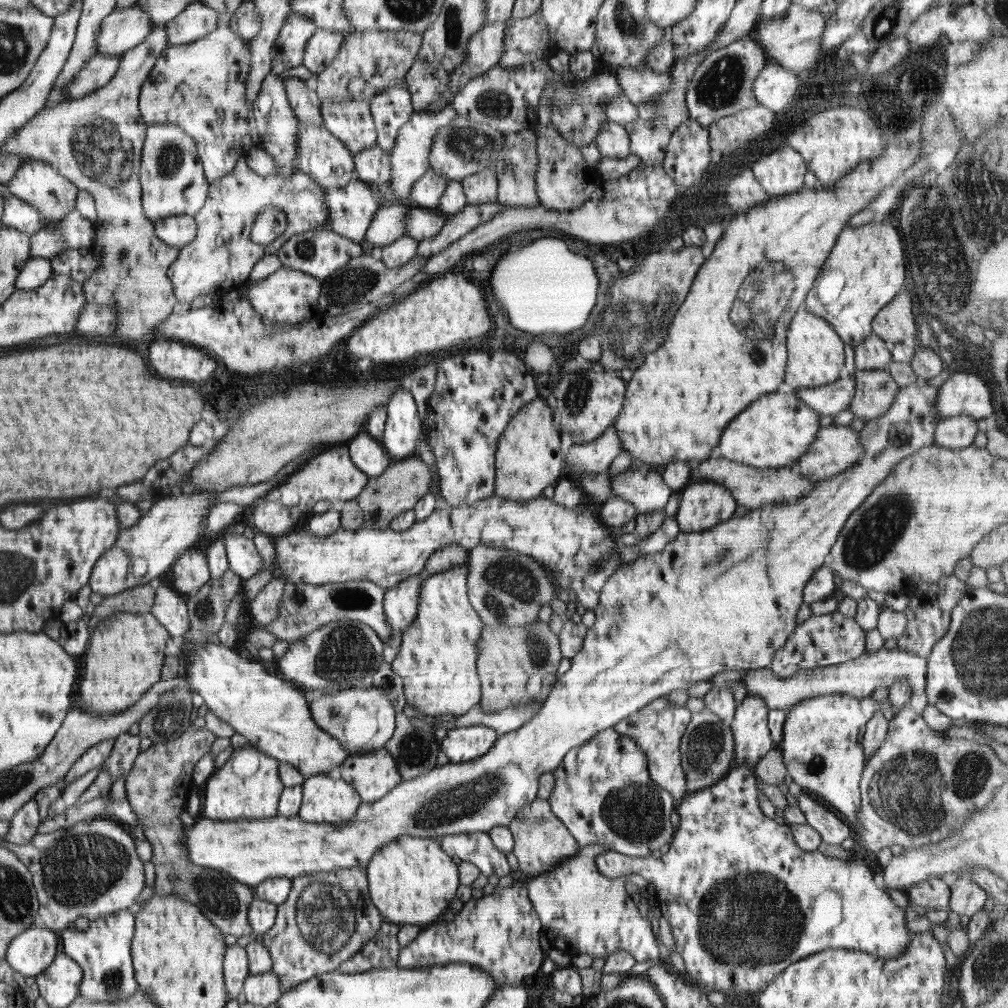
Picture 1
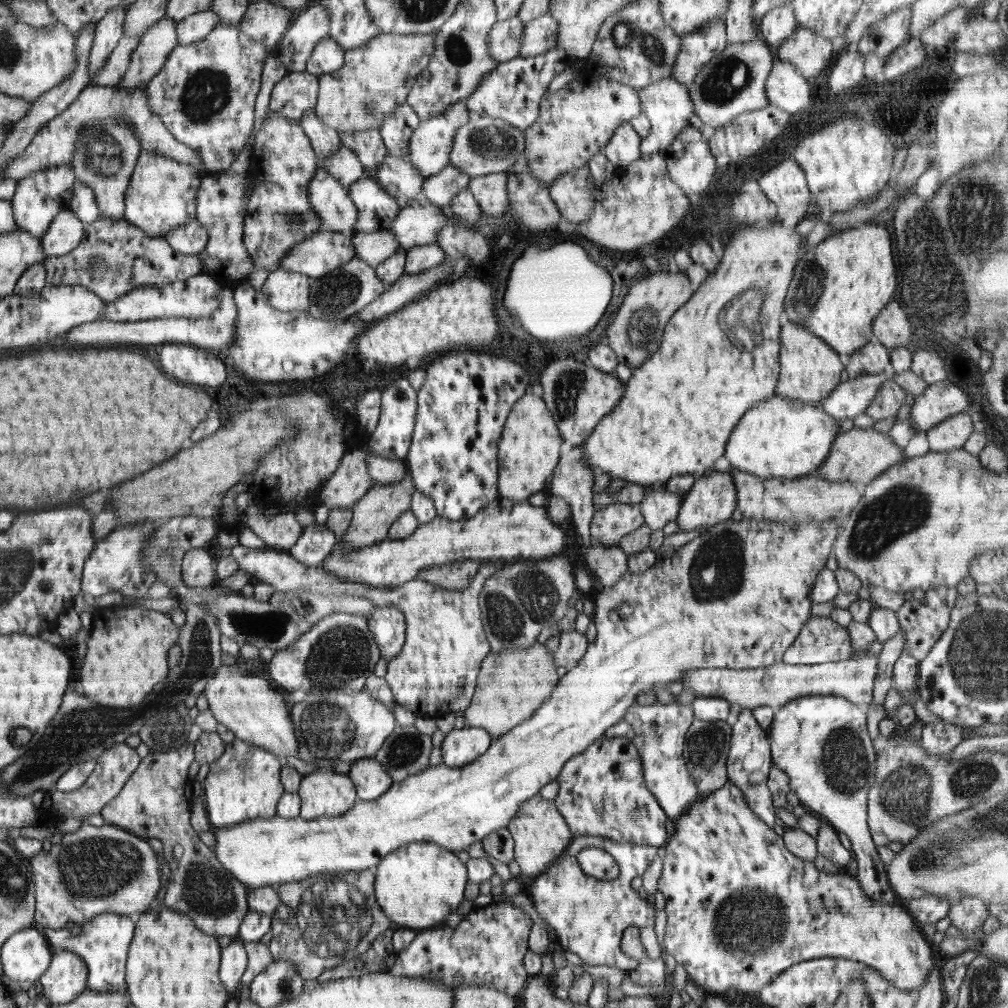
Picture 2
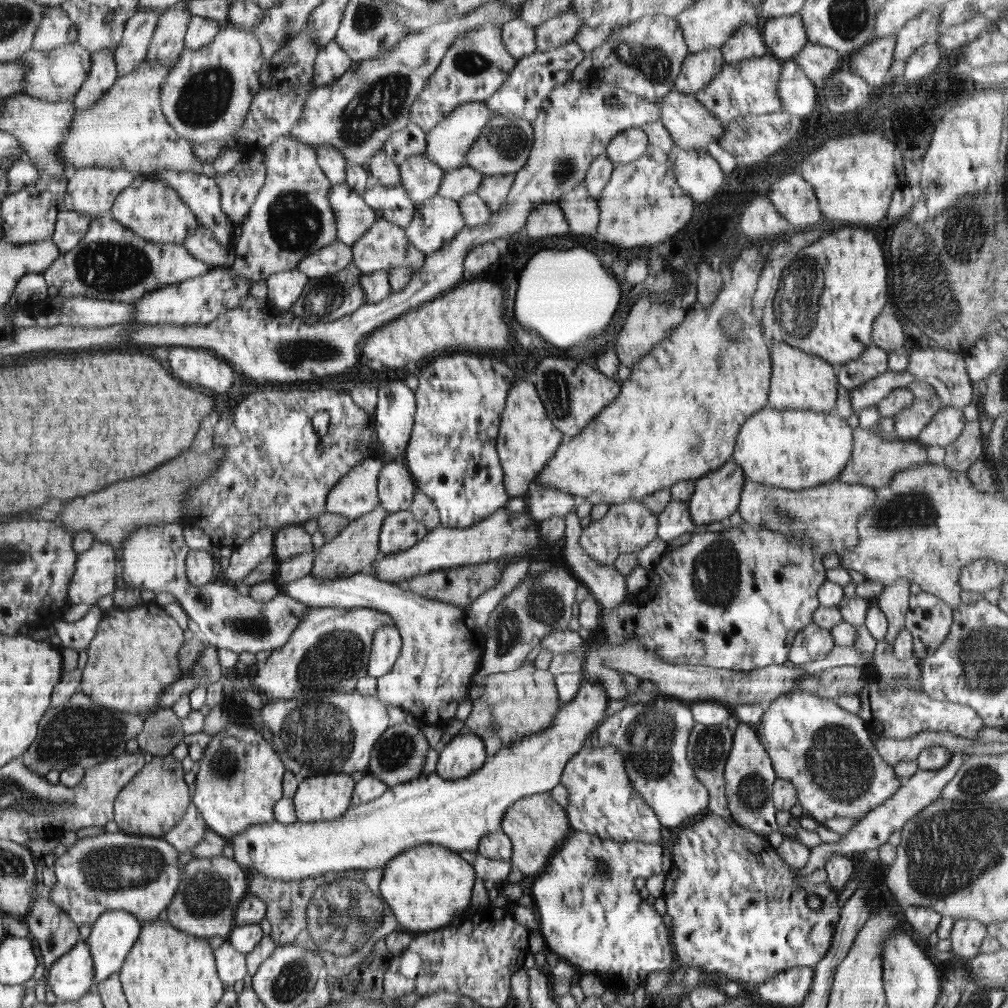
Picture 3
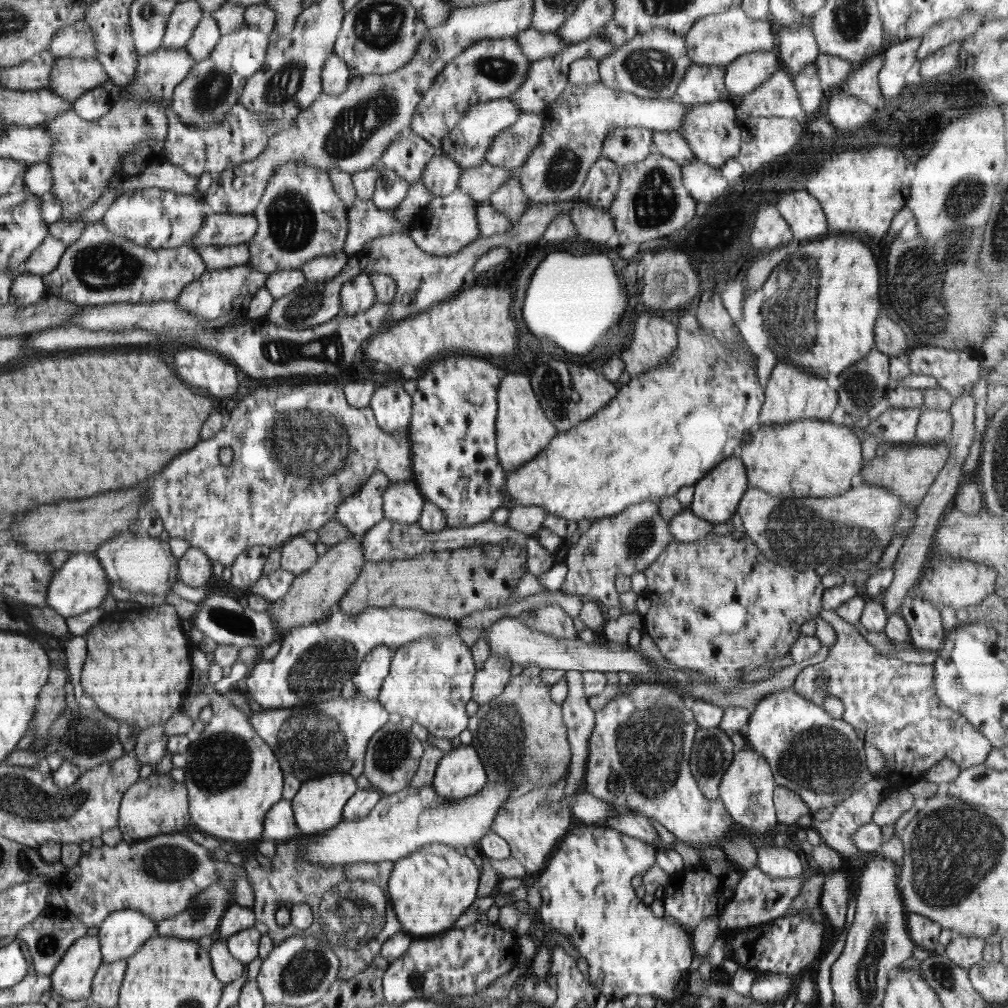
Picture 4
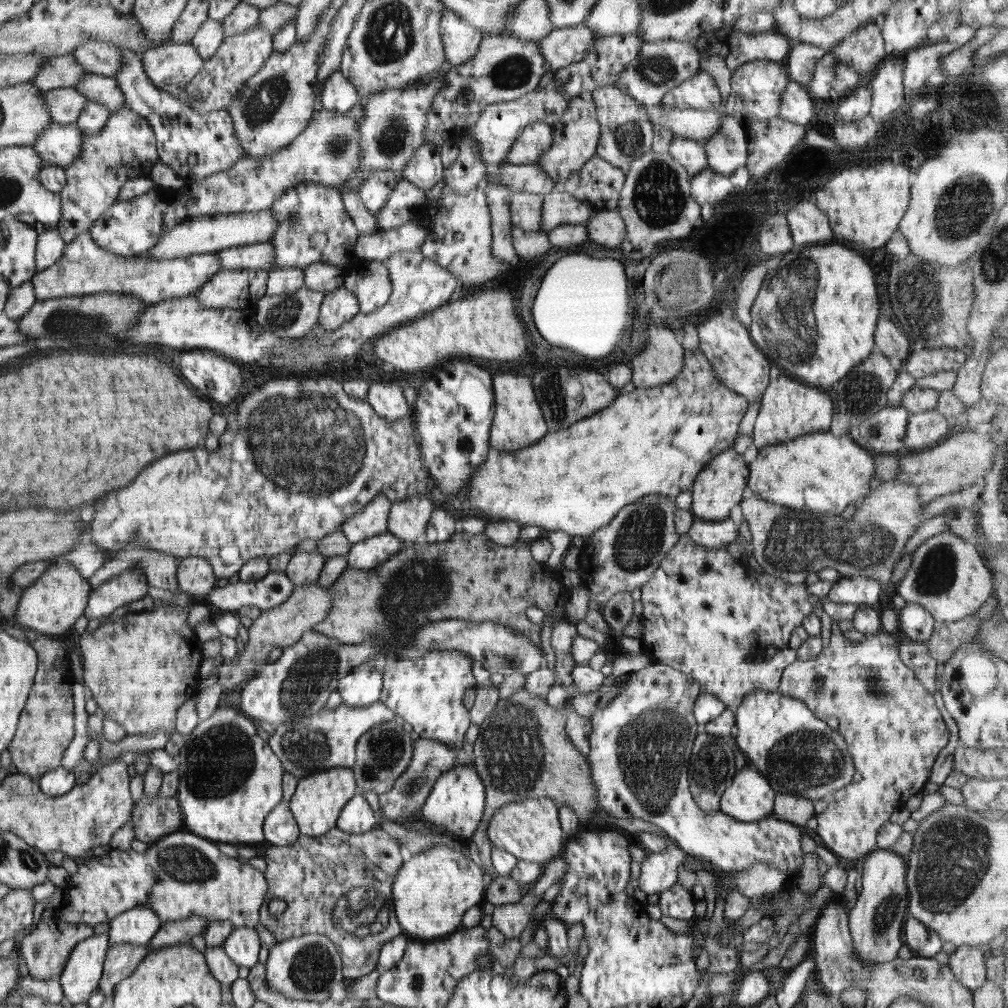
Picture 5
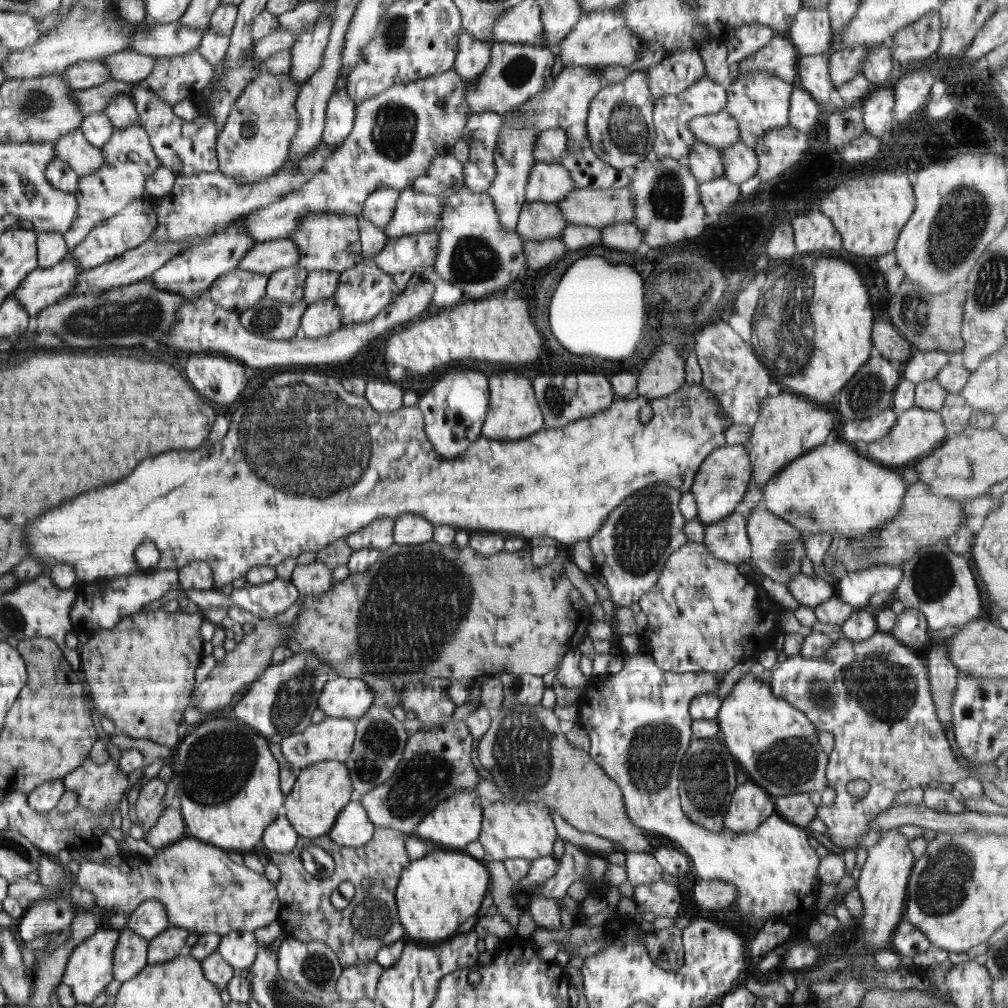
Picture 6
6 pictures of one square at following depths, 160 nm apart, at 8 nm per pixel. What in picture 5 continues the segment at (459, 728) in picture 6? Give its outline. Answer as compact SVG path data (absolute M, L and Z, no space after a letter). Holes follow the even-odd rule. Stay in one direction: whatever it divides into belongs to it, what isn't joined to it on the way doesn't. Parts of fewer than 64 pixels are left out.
M418 737L413 741L413 753L406 770L396 779L393 787L384 794L379 794L380 810L386 820L398 823L406 821L409 816L417 814L423 807L436 781L456 764L456 752L458 748L446 743Z

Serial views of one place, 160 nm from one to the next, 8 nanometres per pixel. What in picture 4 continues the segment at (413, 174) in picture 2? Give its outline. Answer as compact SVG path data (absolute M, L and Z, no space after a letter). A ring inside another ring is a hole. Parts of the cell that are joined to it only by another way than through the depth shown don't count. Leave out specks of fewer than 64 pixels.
M438 153L428 161L420 181L436 197L444 197L459 188L463 169L452 157Z

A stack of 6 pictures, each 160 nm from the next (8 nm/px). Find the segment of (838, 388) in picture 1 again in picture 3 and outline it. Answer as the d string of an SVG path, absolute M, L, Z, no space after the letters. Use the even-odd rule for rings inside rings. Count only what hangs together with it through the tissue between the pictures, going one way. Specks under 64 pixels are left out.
M888 370L886 373L856 387L850 391L852 412L858 415L865 408L878 405L892 390L905 388L914 382L915 378L907 371L896 372Z

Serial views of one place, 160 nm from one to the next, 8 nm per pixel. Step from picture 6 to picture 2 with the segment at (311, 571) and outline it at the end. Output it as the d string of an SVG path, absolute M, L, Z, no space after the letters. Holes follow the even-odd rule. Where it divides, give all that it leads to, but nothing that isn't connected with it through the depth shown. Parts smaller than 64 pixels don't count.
M254 513L246 526L262 538L267 548L289 551L303 533L303 527L296 521L295 513L263 515Z

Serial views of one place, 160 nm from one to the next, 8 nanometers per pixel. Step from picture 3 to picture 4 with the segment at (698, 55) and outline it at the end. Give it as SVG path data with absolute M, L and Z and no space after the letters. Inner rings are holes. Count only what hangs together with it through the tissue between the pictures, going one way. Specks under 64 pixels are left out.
M693 64L680 81L675 92L686 105L716 102L725 89L725 67L713 64Z

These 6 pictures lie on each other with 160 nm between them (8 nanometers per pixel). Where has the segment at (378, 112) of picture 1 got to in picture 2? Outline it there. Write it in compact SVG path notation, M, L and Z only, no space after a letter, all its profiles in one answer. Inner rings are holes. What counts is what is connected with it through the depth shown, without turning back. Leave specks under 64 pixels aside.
M407 102L397 106L395 112L385 118L379 133L388 155L406 158L411 134L418 128L420 121L419 116Z

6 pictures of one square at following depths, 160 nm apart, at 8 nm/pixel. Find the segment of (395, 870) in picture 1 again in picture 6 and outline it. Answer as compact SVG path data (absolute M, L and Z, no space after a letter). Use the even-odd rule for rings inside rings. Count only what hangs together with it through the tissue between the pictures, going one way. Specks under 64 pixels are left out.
M432 849L423 858L411 861L400 874L400 881L395 891L395 901L400 924L410 938L427 941L445 942L458 934L459 927L471 916L477 916L482 906L484 895L491 885L489 871L482 861L473 858L465 851L445 851Z

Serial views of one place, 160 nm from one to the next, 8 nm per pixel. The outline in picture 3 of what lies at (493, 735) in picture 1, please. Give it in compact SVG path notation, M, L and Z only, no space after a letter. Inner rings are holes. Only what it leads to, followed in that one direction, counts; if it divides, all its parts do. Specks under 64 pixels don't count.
M472 733L457 734L439 750L435 772L444 780L466 778L482 768L487 752L482 739Z

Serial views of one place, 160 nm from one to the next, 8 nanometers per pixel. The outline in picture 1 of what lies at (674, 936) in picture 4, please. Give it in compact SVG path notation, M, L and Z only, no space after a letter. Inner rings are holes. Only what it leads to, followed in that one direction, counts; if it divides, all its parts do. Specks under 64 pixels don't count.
M602 846L582 847L572 858L568 858L551 871L536 876L527 884L528 897L541 923L541 930L552 947L571 956L590 954L593 958L600 956L607 958L613 952L625 950L634 957L636 963L647 960L659 961L658 943L652 933L654 925L648 917L640 915L638 903L626 892L627 877L610 879L598 871L595 858L602 851L604 851Z

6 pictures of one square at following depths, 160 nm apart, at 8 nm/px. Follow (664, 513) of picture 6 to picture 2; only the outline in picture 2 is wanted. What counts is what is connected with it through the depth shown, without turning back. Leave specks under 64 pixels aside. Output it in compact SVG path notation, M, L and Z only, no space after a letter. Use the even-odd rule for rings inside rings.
M615 502L596 510L590 523L591 538L612 547L645 524L638 505Z

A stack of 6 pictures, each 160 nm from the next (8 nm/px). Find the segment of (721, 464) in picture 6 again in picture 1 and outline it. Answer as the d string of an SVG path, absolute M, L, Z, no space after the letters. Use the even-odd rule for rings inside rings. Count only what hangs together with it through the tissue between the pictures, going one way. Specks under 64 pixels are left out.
M712 481L689 483L679 494L680 508L675 519L682 533L703 531L731 519L738 506L725 486Z

